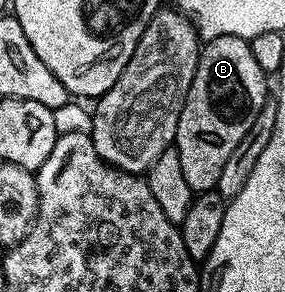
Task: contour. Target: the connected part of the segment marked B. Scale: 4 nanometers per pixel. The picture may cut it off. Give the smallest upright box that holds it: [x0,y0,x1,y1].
[173,35,269,193]

